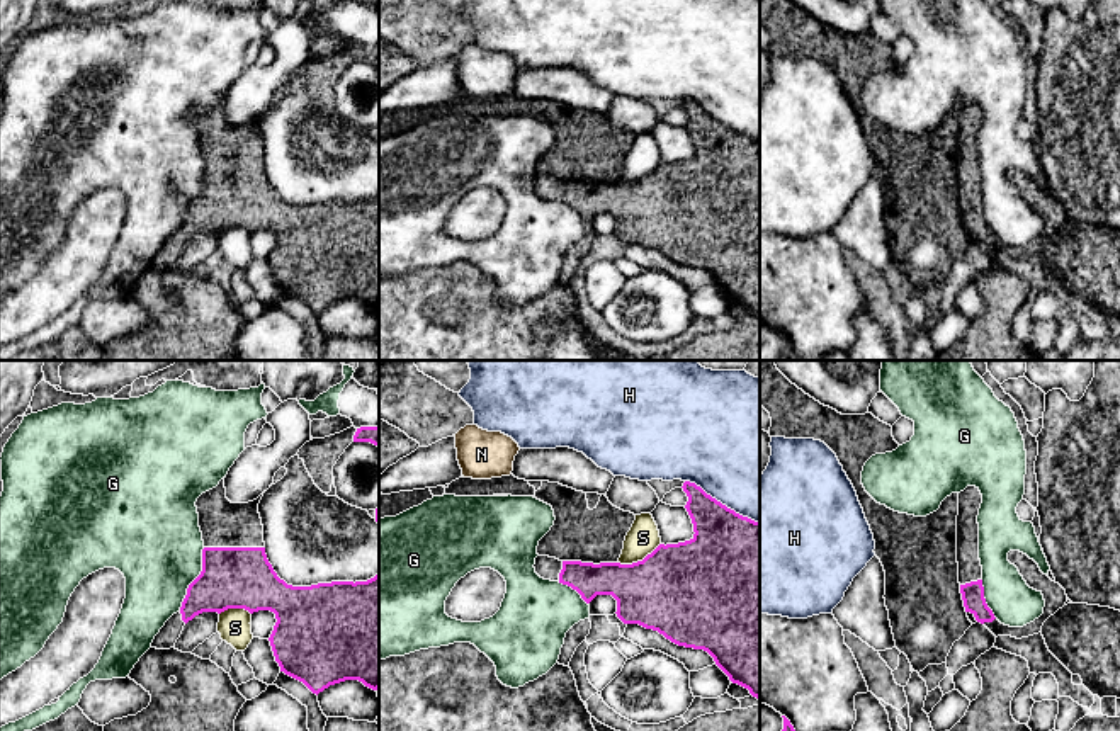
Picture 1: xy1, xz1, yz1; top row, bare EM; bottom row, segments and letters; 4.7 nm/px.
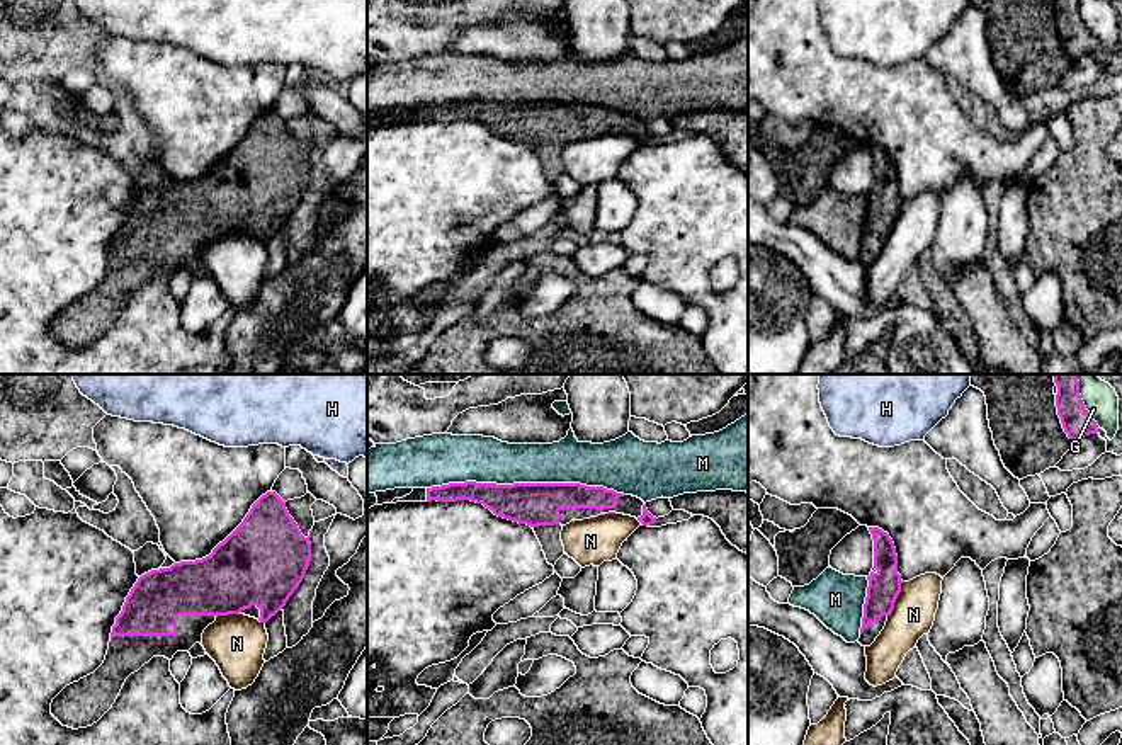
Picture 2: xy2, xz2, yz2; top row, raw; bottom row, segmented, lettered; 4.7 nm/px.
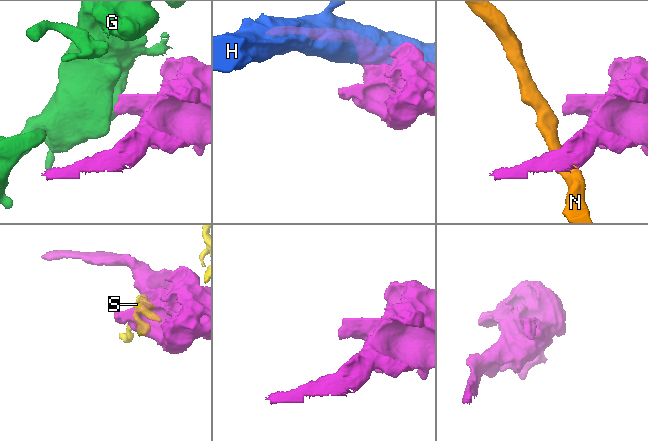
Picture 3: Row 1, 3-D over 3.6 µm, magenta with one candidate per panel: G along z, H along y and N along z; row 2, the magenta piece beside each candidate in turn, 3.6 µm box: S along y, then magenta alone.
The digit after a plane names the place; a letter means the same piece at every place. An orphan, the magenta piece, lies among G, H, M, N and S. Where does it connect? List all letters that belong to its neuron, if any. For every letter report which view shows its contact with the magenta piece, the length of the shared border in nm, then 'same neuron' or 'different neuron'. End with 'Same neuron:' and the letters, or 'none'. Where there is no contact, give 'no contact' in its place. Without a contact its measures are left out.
G: xy1 | 320 nm | different neuron
H: xz1 | 400 nm | different neuron
M: xz2 | 950 nm | different neuron
N: yz2 | 180 nm | different neuron
S: xz1 | 220 nm | different neuron
Same neuron: none

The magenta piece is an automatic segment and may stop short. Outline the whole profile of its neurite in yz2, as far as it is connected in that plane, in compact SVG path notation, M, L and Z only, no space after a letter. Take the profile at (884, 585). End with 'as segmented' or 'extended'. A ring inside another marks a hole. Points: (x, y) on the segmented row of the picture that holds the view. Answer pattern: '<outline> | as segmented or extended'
M869 527L874 539L874 568L867 577L867 597L858 643L870 646L886 626L901 592L901 575L898 573L898 554L892 539L879 527Z | extended

